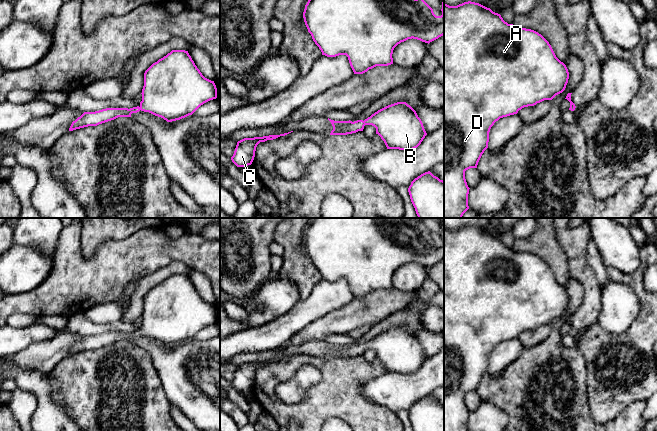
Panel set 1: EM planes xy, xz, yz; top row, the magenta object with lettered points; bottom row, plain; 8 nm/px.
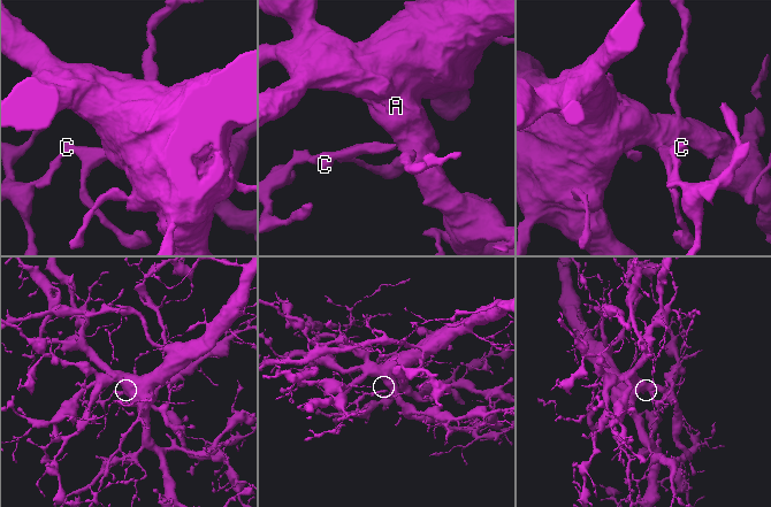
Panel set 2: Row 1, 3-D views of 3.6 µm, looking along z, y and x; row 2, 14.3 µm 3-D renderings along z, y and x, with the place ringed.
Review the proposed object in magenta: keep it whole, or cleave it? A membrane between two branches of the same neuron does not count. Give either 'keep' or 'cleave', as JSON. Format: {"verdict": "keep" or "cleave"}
{"verdict": "keep"}

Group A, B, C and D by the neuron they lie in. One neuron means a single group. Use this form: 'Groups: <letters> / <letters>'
Groups: A B C D

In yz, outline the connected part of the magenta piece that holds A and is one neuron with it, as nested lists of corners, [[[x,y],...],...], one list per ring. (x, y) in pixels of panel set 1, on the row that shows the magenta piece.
[[[468,1],[457,6],[444,3],[444,218],[462,218],[469,209],[470,188],[465,179],[465,171],[477,168],[482,154],[488,148],[489,132],[494,123],[500,118],[517,114],[524,107],[534,106],[544,100],[552,100],[565,90],[568,79],[569,72],[566,65],[556,57],[549,42],[538,32],[508,24],[500,14],[479,3]]]

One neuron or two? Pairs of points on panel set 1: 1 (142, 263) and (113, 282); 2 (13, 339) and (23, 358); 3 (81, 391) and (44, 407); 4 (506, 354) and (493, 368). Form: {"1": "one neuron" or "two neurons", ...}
{"1": "one neuron", "2": "two neurons", "3": "two neurons", "4": "one neuron"}

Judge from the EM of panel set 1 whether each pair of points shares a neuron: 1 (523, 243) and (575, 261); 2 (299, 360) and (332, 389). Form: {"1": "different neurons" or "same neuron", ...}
{"1": "different neurons", "2": "same neuron"}

